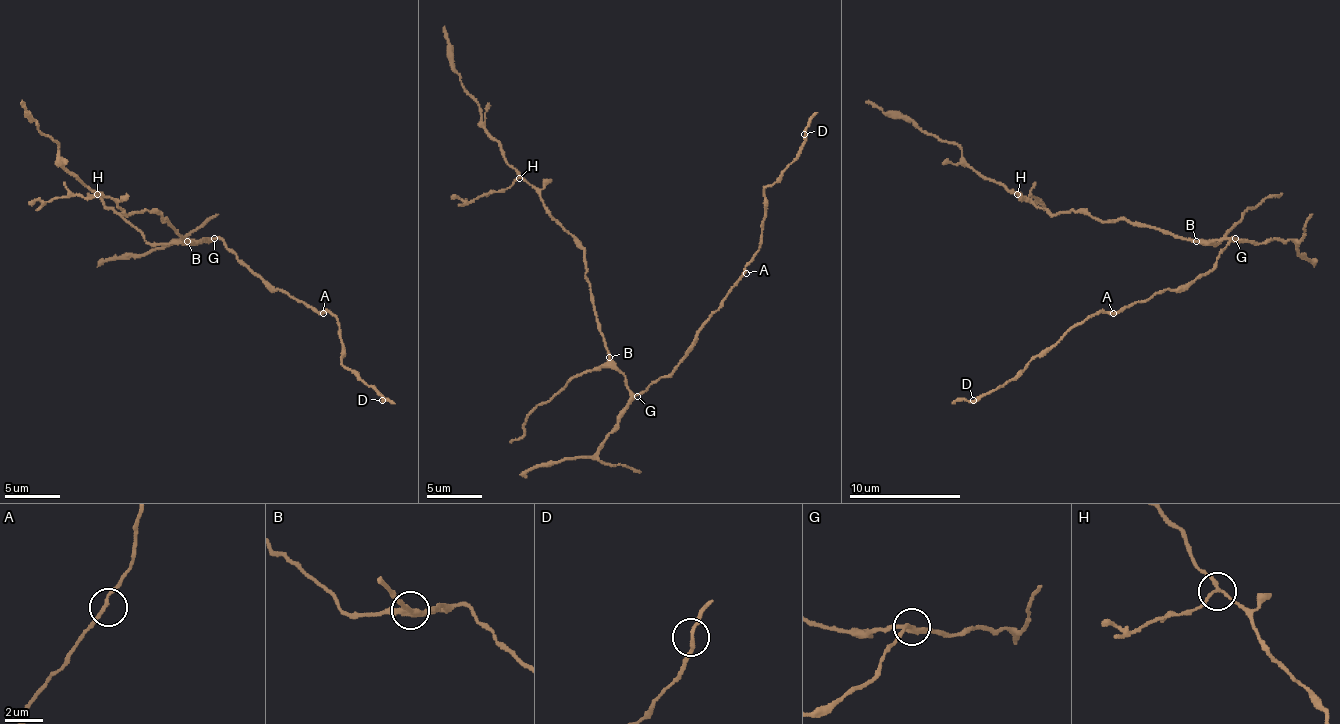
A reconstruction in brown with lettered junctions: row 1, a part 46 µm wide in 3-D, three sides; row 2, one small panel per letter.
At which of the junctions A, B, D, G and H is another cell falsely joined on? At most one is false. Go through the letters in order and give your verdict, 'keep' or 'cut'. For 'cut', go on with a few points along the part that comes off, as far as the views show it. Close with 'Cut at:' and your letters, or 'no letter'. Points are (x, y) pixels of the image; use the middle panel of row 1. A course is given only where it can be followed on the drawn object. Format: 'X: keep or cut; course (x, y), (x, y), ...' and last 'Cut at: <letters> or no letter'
A: keep
B: keep
D: keep
G: keep
H: cut; course (520, 178), (498, 192), (478, 195), (470, 201), (450, 195)
Cut at: H

